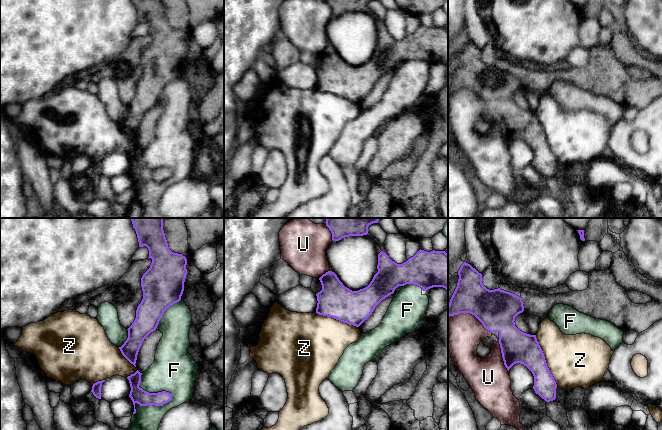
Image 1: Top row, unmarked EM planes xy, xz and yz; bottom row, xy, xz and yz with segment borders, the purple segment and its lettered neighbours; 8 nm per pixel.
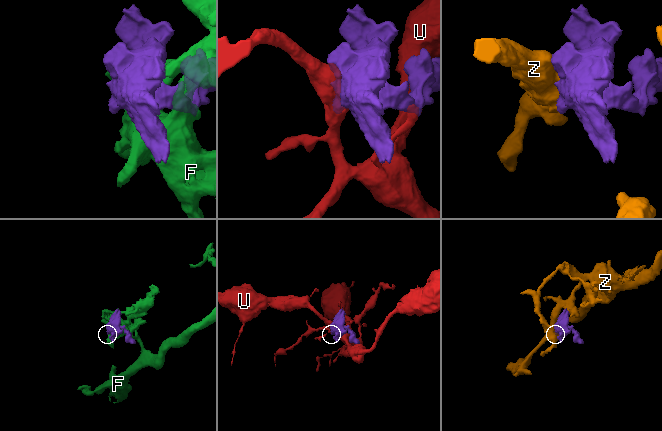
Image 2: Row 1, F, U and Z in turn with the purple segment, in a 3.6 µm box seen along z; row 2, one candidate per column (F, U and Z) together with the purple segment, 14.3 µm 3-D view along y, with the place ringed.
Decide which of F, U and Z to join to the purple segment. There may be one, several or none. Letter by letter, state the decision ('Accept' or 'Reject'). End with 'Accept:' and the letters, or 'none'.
F: Reject
U: Reject
Z: Reject
Accept: none

